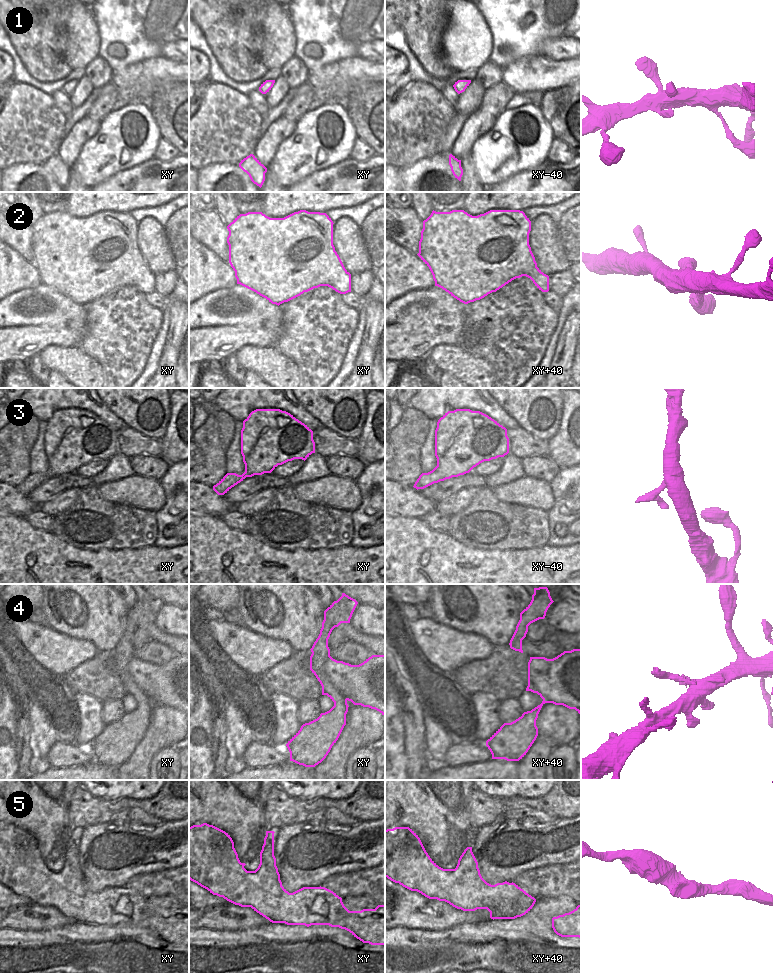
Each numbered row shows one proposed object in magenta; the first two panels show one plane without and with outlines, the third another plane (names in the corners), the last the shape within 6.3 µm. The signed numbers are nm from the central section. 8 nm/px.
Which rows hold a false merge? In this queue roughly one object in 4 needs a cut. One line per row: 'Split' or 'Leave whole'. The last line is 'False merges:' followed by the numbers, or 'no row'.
1: Leave whole
2: Leave whole
3: Leave whole
4: Leave whole
5: Leave whole
False merges: no row

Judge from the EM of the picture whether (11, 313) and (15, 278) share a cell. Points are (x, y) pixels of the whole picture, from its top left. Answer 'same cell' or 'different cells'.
different cells

